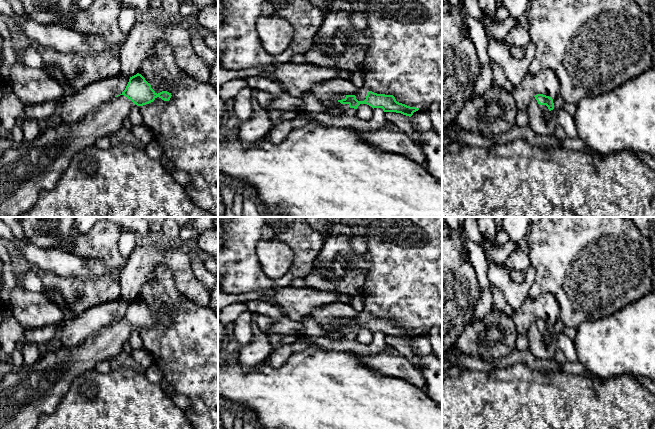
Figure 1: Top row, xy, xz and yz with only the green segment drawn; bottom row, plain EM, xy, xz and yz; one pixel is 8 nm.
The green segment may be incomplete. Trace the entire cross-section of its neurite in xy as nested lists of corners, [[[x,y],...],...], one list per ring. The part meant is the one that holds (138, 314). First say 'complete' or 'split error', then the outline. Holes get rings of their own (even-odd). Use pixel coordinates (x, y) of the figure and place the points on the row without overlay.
split error; [[[137,297],[125,314],[74,347],[61,346],[30,366],[7,373],[0,382],[0,429],[34,429],[41,414],[53,413],[71,383],[97,363],[123,352],[133,330],[143,330],[157,321],[169,325],[171,317],[156,317]]]

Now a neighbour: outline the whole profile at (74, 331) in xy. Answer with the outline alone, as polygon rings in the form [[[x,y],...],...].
[[[118,298],[90,307],[80,315],[63,320],[61,346],[74,348],[95,332],[110,326],[125,314],[130,301]]]

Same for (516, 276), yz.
[[[504,264],[505,269],[507,270],[511,280],[515,283],[521,283],[525,280],[526,278],[526,273],[513,269],[507,265]]]

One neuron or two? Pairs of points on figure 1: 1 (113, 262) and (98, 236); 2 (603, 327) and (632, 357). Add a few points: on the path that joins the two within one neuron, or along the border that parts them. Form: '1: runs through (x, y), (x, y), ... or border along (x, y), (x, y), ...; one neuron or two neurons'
1: runs through (112, 256), (101, 242); one neuron
2: runs through (607, 335), (624, 349); one neuron

